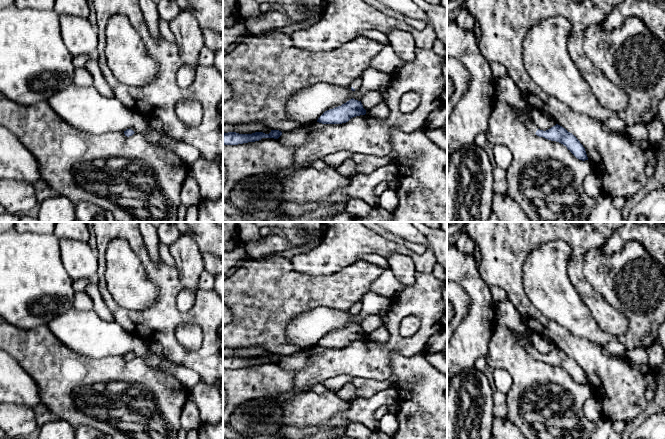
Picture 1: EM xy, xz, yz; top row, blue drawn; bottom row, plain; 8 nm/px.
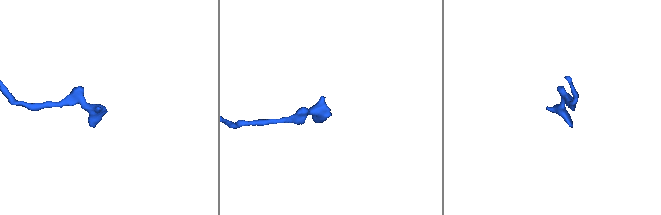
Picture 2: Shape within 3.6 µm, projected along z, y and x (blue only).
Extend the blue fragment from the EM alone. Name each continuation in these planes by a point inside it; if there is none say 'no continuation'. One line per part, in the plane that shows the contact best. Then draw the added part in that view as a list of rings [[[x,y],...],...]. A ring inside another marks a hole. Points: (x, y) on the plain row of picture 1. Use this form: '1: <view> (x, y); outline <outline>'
1: xz (357, 306); outline [[[359,301],[352,306],[351,311],[357,314],[361,310],[361,308],[362,308],[362,301]]]

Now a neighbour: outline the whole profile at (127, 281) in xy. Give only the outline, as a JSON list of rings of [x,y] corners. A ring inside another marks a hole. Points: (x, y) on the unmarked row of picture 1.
[[[123,239],[112,240],[105,253],[105,280],[114,301],[129,312],[141,313],[149,309],[158,299],[159,291],[149,280],[143,262],[129,243]]]

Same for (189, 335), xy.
[[[194,323],[180,324],[177,328],[177,339],[185,349],[197,351],[203,341],[202,329]]]

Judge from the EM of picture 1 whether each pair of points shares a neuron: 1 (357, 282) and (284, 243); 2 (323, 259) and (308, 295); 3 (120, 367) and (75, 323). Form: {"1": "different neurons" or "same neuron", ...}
{"1": "different neurons", "2": "different neurons", "3": "different neurons"}

